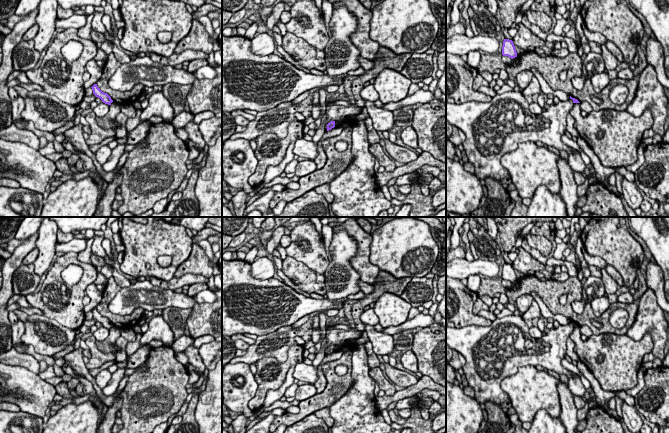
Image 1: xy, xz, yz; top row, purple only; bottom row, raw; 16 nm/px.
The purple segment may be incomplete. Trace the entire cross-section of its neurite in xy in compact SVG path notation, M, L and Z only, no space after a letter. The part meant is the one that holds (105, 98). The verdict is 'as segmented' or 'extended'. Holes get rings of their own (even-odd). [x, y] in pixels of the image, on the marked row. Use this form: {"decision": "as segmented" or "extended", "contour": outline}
{"decision": "as segmented", "contour": "M94 84L91 88L93 90L93 94L96 97L100 98L103 103L111 105L113 100L111 99L111 97L107 93L102 92L100 90L100 88L97 86L97 84Z"}

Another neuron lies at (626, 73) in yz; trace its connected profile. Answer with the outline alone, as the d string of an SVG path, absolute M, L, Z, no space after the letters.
M623 68L619 73L618 73L618 78L625 79L625 80L631 80L634 79L634 73L633 70L629 68Z

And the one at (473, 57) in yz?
M472 50L467 54L467 63L473 67L477 68L481 61L481 53L478 50Z

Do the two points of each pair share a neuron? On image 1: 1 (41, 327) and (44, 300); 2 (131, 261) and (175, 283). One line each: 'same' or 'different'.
1: different
2: different

